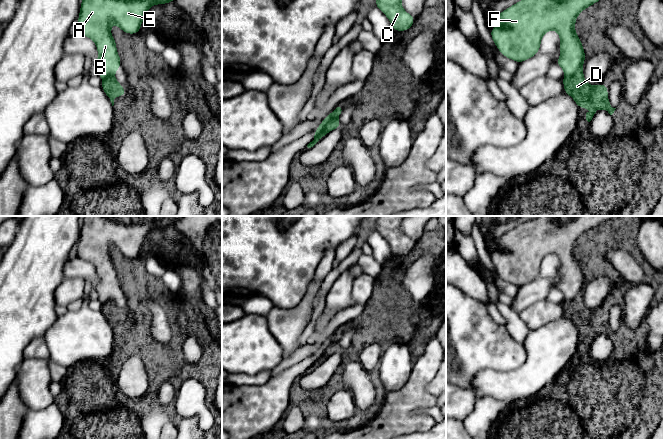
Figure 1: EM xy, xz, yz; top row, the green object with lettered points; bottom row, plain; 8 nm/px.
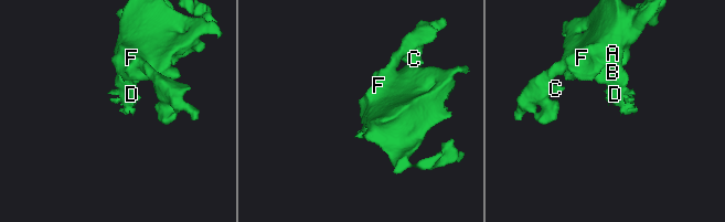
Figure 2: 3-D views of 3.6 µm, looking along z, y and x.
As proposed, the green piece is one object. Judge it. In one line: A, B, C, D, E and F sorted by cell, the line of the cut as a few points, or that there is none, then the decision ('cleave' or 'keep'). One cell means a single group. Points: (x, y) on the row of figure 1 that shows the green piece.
groups A B C E F / D; cut xz (333, 112), (335, 116), (314, 139); cleave

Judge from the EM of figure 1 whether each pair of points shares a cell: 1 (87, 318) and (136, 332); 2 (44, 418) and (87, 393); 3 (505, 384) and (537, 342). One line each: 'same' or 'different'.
1: different
2: different
3: same

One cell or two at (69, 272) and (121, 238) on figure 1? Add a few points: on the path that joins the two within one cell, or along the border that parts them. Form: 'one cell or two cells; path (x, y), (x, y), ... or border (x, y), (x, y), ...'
two cells; border (76, 256), (88, 260), (93, 265), (97, 281)

